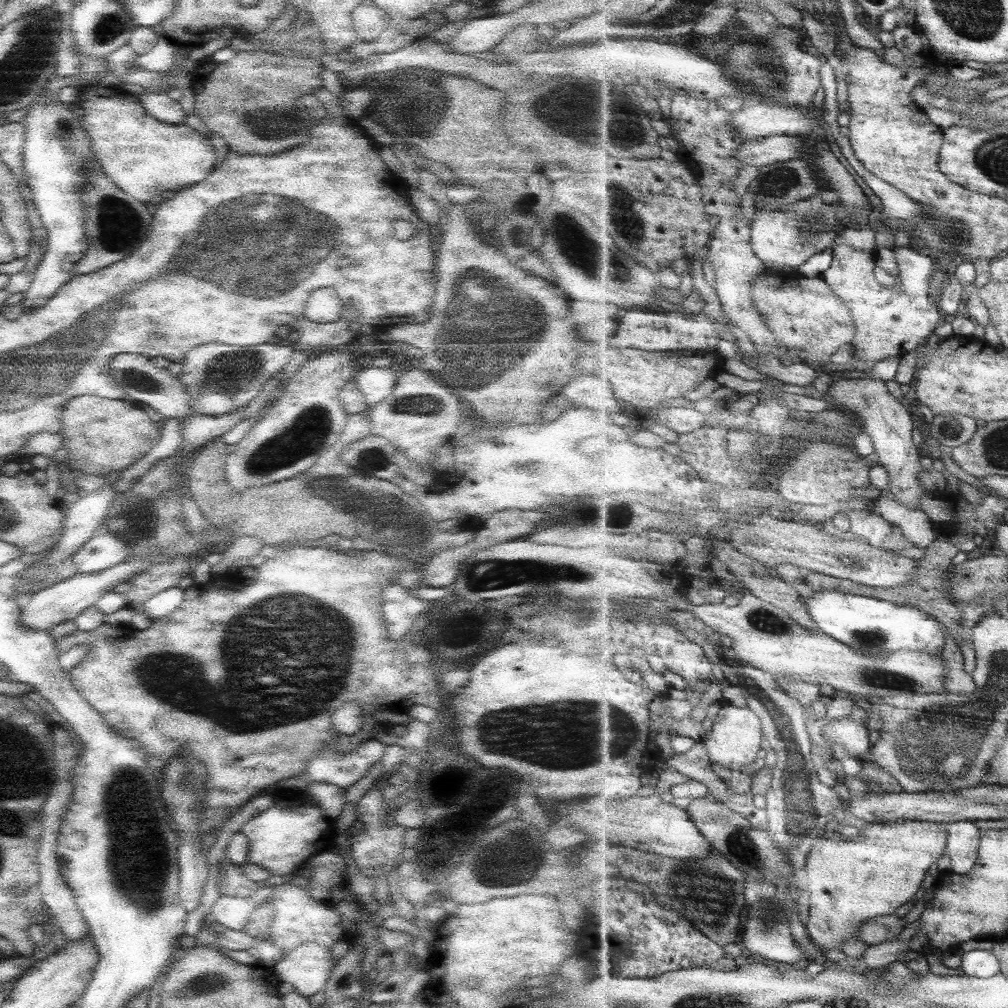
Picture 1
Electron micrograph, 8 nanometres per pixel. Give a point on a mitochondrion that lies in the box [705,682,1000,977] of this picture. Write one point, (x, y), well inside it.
(939, 742)

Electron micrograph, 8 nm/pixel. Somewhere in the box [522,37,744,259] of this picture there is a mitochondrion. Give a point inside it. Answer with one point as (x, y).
(624, 129)

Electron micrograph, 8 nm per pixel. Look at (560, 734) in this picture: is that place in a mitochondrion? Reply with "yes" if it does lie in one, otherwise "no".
yes

